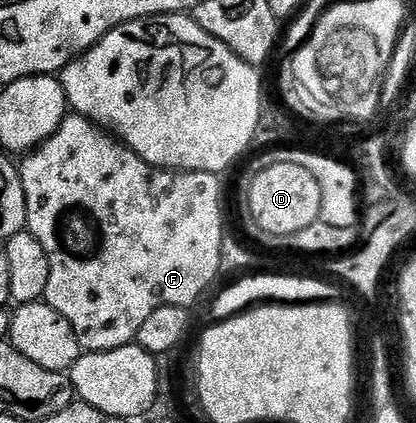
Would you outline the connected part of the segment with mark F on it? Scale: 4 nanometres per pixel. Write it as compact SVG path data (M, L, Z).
M79 115L65 117L58 131L54 131L50 139L46 139L27 154L19 162L18 168L22 179L22 191L26 191L27 232L32 233L34 239L38 239L38 243L42 243L46 259L50 259L50 283L46 283L43 300L50 307L54 307L54 311L58 311L62 319L67 319L70 327L74 327L74 335L78 335L81 350L101 353L133 344L138 331L142 331L142 323L146 323L146 318L154 315L158 307L163 305L192 307L192 304L211 287L212 280L221 276L220 260L226 228L224 228L224 209L220 206L221 178L217 174L157 169L155 165L142 160L133 149L128 148L111 132L101 129L87 117Z

